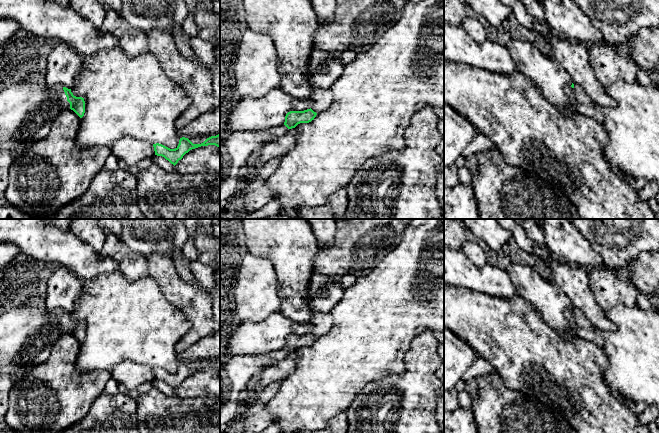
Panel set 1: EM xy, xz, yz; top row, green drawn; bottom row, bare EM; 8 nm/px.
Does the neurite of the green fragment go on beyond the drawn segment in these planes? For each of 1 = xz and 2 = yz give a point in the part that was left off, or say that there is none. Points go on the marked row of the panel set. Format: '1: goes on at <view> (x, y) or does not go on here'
1: goes on at xz (236, 146)
2: goes on at yz (586, 106)

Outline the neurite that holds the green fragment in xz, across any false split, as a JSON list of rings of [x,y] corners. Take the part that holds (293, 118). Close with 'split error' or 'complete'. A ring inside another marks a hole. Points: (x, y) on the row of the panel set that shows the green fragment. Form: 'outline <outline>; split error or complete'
outline [[[311,108],[290,111],[283,125],[259,132],[226,131],[220,128],[220,207],[234,197],[239,170],[259,147],[277,139],[300,123],[309,123],[317,113]]]; split error

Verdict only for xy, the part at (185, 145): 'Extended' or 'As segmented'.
As segmented

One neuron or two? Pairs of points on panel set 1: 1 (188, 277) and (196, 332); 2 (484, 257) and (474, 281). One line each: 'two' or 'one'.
1: two
2: two

